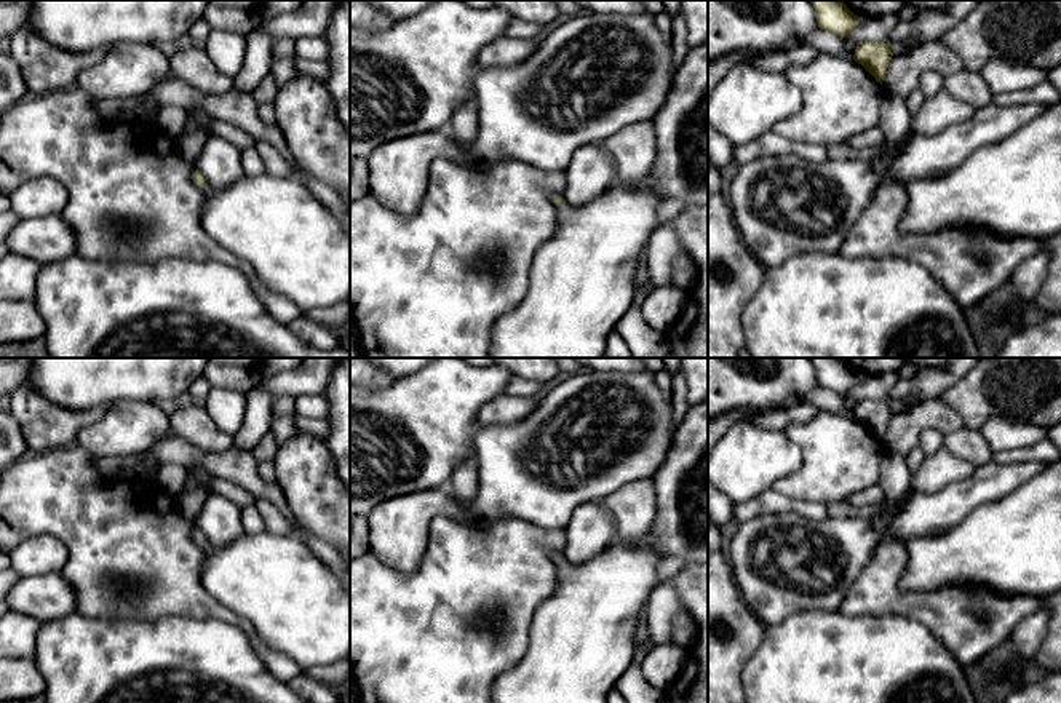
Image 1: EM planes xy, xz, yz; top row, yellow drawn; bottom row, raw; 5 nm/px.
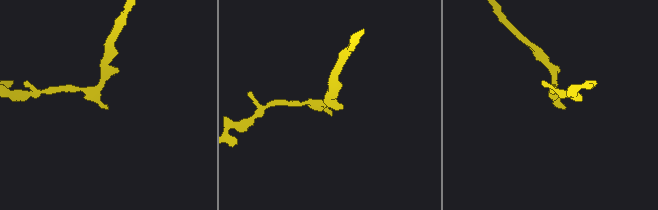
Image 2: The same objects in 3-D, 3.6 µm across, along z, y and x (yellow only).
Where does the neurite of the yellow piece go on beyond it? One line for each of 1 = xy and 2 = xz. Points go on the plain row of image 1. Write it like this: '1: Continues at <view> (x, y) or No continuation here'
1: Continues at xy (296, 603)
2: Continues at xz (584, 638)

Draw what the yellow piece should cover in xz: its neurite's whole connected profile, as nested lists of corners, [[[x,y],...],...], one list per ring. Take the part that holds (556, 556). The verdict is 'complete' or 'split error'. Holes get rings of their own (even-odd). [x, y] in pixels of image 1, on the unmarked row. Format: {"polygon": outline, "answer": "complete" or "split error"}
{"polygon": [[[652,529],[638,543],[615,538],[598,556],[583,564],[572,564],[554,553],[556,593],[538,606],[527,650],[516,665],[497,676],[491,703],[606,703],[622,674],[634,661],[642,633],[639,625],[644,622],[647,599],[658,585],[657,564],[663,558],[654,543]]], "answer": "split error"}

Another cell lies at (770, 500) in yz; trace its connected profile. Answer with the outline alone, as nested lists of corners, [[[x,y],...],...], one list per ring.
[[[767,489],[741,503],[735,503],[733,514],[737,522],[745,522],[754,516],[761,514],[781,514],[781,513],[797,513],[809,519],[825,519],[829,516],[826,505],[804,502],[804,500],[793,500],[778,491]]]

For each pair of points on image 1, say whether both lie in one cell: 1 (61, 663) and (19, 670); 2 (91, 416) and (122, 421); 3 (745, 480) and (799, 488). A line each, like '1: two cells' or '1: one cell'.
1: two cells
2: two cells
3: two cells

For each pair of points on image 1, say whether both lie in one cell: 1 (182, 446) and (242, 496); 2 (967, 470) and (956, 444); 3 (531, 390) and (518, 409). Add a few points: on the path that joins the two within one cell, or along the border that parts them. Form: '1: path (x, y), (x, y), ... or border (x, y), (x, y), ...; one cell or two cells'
1: border (216, 476), (232, 480), (254, 496); two cells
2: border (943, 444), (975, 467); two cells
3: border (507, 393), (532, 398); two cells

